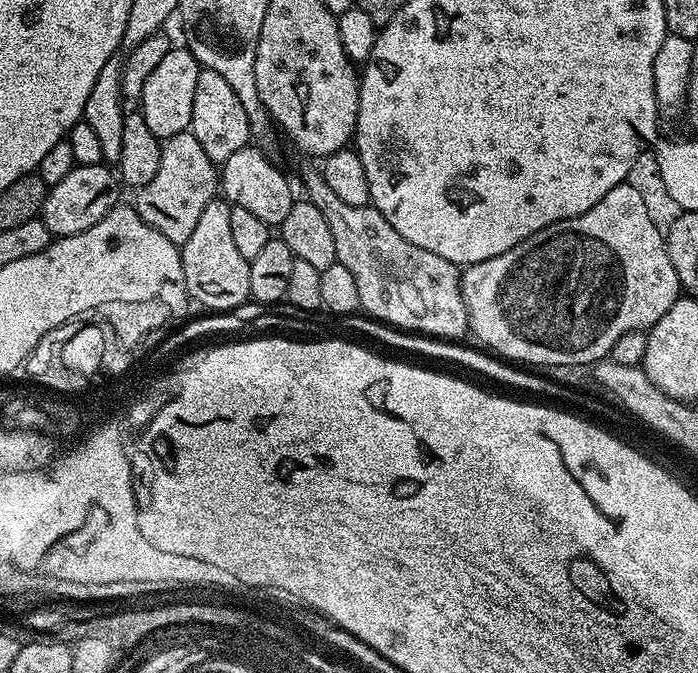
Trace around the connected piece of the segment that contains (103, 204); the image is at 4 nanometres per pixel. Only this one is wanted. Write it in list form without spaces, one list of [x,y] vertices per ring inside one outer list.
[[[103,162],[77,164],[66,178],[62,178],[62,182],[49,187],[39,219],[51,230],[53,237],[82,234],[82,230],[90,230],[94,222],[100,222],[111,208],[121,203],[120,188],[121,181],[109,165]]]

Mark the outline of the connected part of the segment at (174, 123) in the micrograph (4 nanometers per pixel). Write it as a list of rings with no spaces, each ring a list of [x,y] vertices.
[[[173,46],[162,57],[162,62],[150,70],[150,78],[142,86],[140,109],[142,118],[146,118],[146,126],[150,134],[154,134],[161,142],[169,140],[174,134],[182,134],[192,127],[194,114],[194,90],[198,86],[198,74],[201,66],[189,52],[187,47]]]

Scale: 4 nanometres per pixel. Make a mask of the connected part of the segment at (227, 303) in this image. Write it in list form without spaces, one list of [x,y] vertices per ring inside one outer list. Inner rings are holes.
[[[217,198],[202,210],[190,238],[180,248],[184,286],[189,297],[208,308],[236,308],[250,297],[250,263],[238,254],[230,230],[230,205]]]

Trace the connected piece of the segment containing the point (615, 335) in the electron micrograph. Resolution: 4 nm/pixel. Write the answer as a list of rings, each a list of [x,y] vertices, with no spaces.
[[[627,183],[614,186],[614,190],[610,190],[610,194],[606,194],[606,198],[602,198],[602,202],[590,206],[590,210],[586,210],[586,214],[578,214],[574,218],[566,218],[556,224],[546,226],[542,230],[538,230],[538,234],[534,234],[518,246],[506,250],[506,254],[495,256],[486,262],[467,265],[460,278],[460,289],[462,298],[466,302],[471,335],[473,337],[476,335],[485,345],[480,344],[495,353],[497,357],[508,362],[519,362],[524,366],[534,366],[530,364],[545,364],[545,366],[553,364],[595,365],[597,361],[605,359],[611,353],[614,342],[618,342],[618,338],[622,338],[622,334],[643,332],[652,328],[658,322],[658,318],[662,318],[662,314],[666,314],[670,310],[670,306],[674,306],[674,302],[682,295],[680,279],[674,270],[674,262],[670,262],[665,233],[650,222],[641,195]]]

